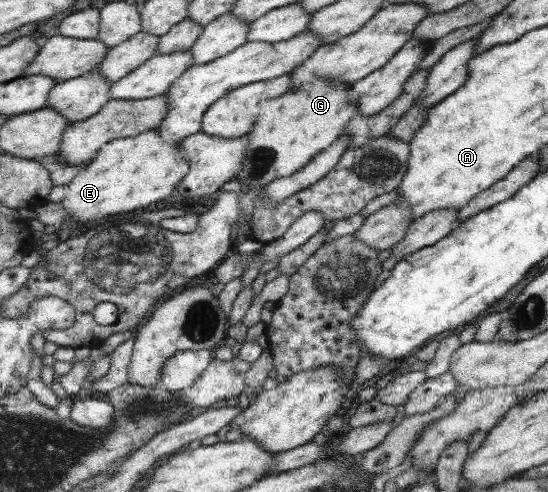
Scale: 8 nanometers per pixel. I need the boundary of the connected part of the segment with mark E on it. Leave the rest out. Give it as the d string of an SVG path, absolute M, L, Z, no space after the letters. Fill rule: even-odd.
M157 128L104 144L97 158L65 184L65 197L60 202L66 213L64 219L81 226L107 216L144 209L176 194L190 172L190 162L183 159L180 151L182 147L183 141L168 141Z

